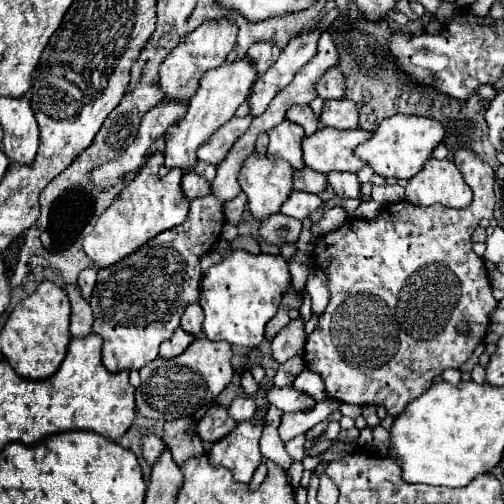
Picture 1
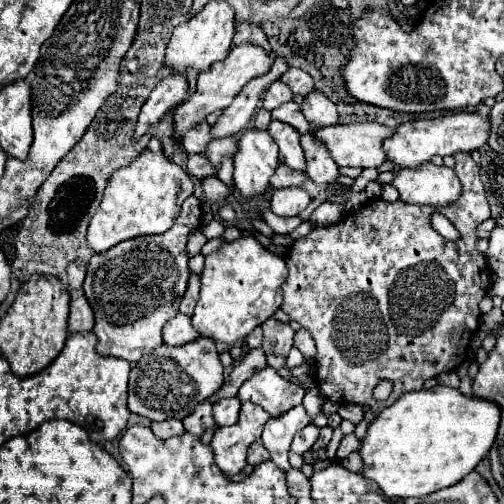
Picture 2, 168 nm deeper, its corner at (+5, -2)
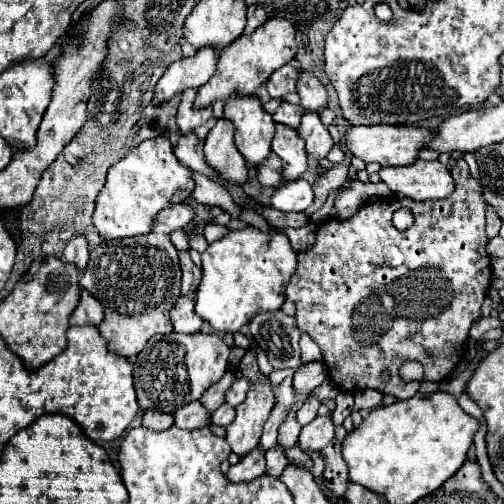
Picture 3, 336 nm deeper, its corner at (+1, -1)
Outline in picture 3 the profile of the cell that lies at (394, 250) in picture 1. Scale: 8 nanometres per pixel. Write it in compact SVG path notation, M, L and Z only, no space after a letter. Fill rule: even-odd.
M464 158L458 160L458 164L452 168L452 178L456 182L456 188L450 196L440 198L440 200L428 200L428 202L412 202L408 198L404 200L374 200L364 204L352 218L348 220L338 220L338 218L330 218L326 220L318 232L316 232L316 244L308 250L308 252L300 252L298 254L298 268L296 274L292 276L288 288L286 288L286 298L290 298L296 304L296 320L302 332L306 332L322 350L322 360L328 366L328 376L344 390L344 392L358 392L358 390L366 390L366 388L374 388L380 390L382 394L394 394L398 400L406 400L412 398L418 392L420 382L404 382L398 376L398 368L402 366L402 362L406 360L418 360L424 366L424 378L428 382L440 382L444 380L454 366L460 362L462 352L464 352L464 342L468 340L468 332L470 326L480 318L480 306L486 298L486 290L490 288L490 280L492 280L492 268L490 268L490 256L486 252L486 242L488 236L484 232L484 214L486 214L486 204L482 200L482 186L478 184L478 180L474 180L468 172L468 164L464 162ZM398 208L410 208L414 214L414 224L410 228L406 228L404 232L396 230L396 226L392 224L392 214ZM382 370L390 370L390 380L382 380Z

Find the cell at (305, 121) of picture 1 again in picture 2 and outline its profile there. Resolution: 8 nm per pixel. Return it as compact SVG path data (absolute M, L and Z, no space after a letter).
M294 101L284 103L284 105L280 105L276 111L272 111L272 119L278 119L278 121L284 121L284 123L292 125L300 135L306 135L306 133L312 131L310 123L308 123L308 121L304 119L304 115L302 115L300 105L296 105Z

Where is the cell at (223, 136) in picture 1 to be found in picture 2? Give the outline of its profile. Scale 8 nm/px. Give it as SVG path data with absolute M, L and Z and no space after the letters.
M204 121L204 123L200 123L200 127L194 127L188 135L184 135L182 145L184 145L188 155L200 155L206 151L206 147L212 139L214 137L210 133L210 125Z

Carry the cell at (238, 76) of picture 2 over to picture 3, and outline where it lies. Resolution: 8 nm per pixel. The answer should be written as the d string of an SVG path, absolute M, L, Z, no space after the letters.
M284 16L268 18L252 34L242 34L230 46L220 50L220 60L218 60L218 68L216 68L214 76L204 86L198 88L196 108L204 108L208 104L214 104L216 100L228 100L236 92L254 94L260 86L264 86L264 82L268 80L268 74L272 74L272 70L278 70L280 66L288 64L296 56L296 50L298 50L296 26Z

